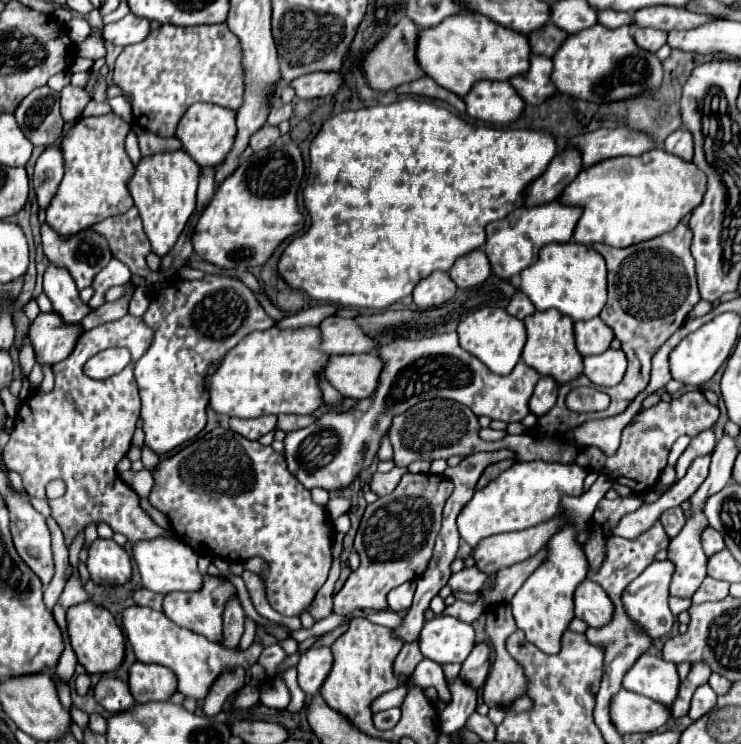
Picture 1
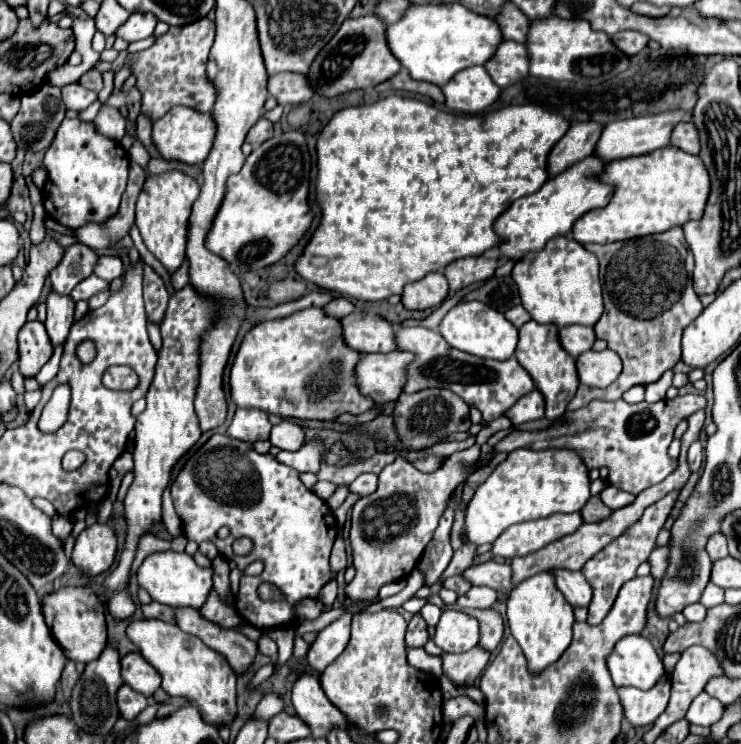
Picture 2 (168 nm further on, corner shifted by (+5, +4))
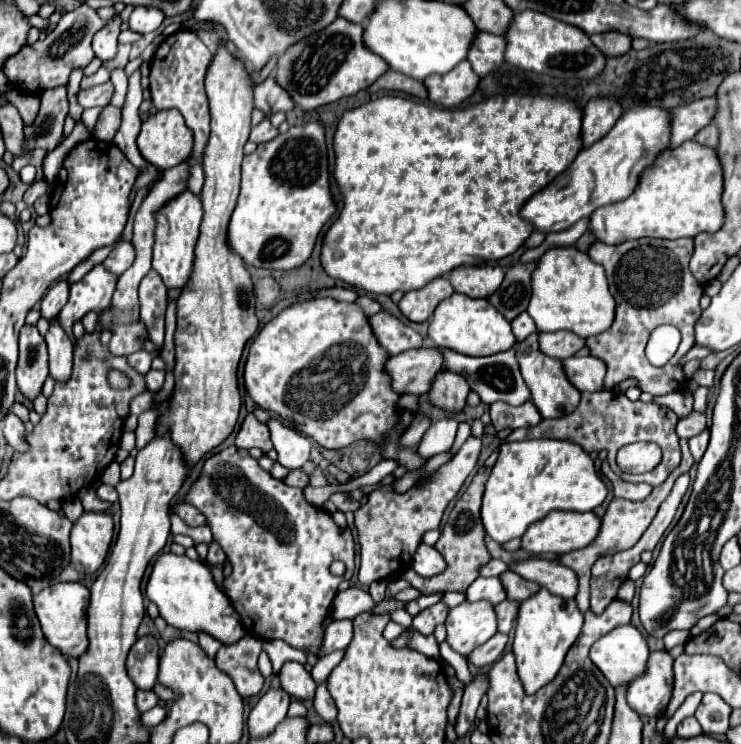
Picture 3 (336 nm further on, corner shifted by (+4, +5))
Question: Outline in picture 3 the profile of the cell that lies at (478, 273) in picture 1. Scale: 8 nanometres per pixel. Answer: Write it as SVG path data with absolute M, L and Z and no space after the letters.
M459 266L449 274L455 292L469 298L489 298L503 282L501 266Z

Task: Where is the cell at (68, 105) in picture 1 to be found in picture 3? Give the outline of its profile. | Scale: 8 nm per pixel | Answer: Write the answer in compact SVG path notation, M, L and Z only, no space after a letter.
M105 82L105 84L99 84L99 86L93 86L89 90L81 90L79 92L79 104L83 108L91 108L91 106L107 106L111 102L111 96L113 96L113 84L111 82Z

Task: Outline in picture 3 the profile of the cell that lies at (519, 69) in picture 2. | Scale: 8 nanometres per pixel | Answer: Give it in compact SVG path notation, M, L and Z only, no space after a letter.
M477 32L477 40L473 40L473 48L469 48L467 60L477 76L487 76L497 66L503 64L505 40L503 36L495 36L489 32Z

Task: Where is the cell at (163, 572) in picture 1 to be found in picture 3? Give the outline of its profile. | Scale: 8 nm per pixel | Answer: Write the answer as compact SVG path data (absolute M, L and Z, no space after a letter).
M171 552L159 554L153 564L145 594L151 602L157 604L161 618L177 630L187 630L195 634L205 632L221 644L235 644L245 636L239 612L231 606L225 594L217 592L217 584L213 582L209 568L201 562L189 560L187 556L175 556Z

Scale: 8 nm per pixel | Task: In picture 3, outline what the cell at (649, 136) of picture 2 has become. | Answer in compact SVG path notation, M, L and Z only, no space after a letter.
M701 98L685 106L677 106L671 110L673 116L673 136L671 148L677 148L685 140L693 140L693 136L713 122L713 112L717 112L717 98Z

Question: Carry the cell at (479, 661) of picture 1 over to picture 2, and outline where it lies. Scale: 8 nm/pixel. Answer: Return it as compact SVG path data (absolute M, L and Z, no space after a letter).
M470 609L468 611L472 617L476 617L478 619L478 623L480 623L480 641L478 641L478 645L482 647L482 649L488 649L488 651L494 651L498 645L500 645L500 641L502 641L502 633L504 633L504 625L502 625L502 617L496 613L496 611L492 611L492 609L484 609L484 611L480 611L480 609Z

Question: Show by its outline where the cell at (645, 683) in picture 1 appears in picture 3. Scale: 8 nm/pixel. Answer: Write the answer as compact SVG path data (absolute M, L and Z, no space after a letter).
M623 624L613 628L609 634L601 636L601 640L593 642L589 652L591 662L605 674L611 686L627 684L645 672L649 656L649 646L641 632Z

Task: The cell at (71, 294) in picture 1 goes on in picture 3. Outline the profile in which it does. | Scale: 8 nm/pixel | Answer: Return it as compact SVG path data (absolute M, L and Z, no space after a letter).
M57 320L51 322L45 342L49 348L49 376L59 384L65 384L73 368L73 344Z

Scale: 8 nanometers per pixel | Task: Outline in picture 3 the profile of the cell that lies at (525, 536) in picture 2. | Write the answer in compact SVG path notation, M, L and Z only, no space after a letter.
M553 510L543 520L529 526L529 530L523 534L521 548L531 554L565 554L579 548L585 548L591 544L591 540L597 536L601 526L601 518L593 512L565 512L565 510Z

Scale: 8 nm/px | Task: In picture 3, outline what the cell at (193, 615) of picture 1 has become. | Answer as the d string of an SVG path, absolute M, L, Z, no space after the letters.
M245 636L239 644L219 648L215 664L219 670L231 676L237 692L243 698L255 696L263 688L263 676L257 668L257 658L261 654L261 644L255 644L255 636Z

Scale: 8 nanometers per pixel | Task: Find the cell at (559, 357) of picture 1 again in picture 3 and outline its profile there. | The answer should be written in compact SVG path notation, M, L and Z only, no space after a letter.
M535 332L527 340L517 344L517 360L519 360L519 366L521 366L521 374L523 374L525 384L531 390L531 402L535 404L535 408L539 408L539 414L543 418L561 418L561 416L573 412L573 408L577 408L581 392L567 380L559 360L549 358L549 356L539 352L537 336L539 334Z

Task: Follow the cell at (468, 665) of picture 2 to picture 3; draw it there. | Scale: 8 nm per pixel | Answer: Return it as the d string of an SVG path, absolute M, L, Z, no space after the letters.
M497 632L491 640L487 640L483 646L475 648L469 656L469 662L473 662L477 668L485 668L489 664L493 664L501 654L503 654L503 648L507 644L507 634L501 634Z

